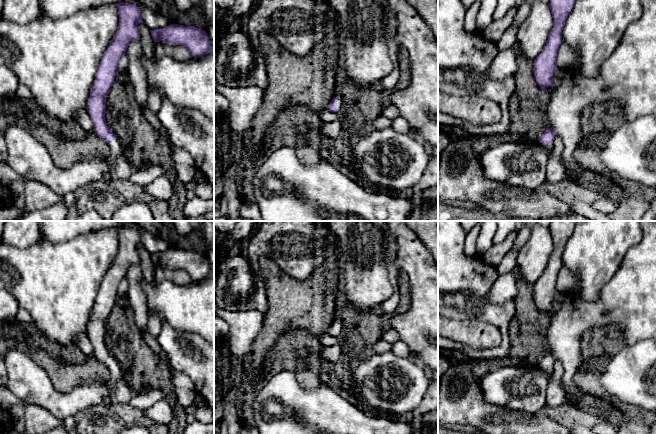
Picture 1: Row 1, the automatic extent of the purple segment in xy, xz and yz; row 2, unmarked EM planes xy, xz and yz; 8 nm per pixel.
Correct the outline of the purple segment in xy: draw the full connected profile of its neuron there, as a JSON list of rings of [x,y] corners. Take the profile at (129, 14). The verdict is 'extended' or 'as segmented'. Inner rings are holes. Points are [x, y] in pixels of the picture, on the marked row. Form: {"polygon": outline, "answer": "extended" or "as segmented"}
{"polygon": [[[126,2],[116,5],[118,29],[101,58],[86,105],[94,132],[111,147],[110,154],[105,158],[83,160],[68,169],[61,169],[29,131],[12,121],[1,127],[8,150],[6,164],[24,179],[40,182],[61,196],[92,186],[102,187],[101,180],[110,172],[115,160],[122,156],[126,158],[119,140],[107,126],[106,98],[117,74],[119,59],[125,55],[131,41],[140,40],[138,23],[143,21],[141,9],[137,5]]], "answer": "extended"}

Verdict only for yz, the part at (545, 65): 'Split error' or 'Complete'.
Complete

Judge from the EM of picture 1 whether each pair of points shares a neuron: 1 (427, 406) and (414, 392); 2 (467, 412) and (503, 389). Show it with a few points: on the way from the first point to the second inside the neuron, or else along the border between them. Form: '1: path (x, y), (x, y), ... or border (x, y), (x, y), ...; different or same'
1: border (427, 389), (423, 399), (413, 411); different
2: border (476, 378), (482, 396), (486, 401), (507, 408); different

